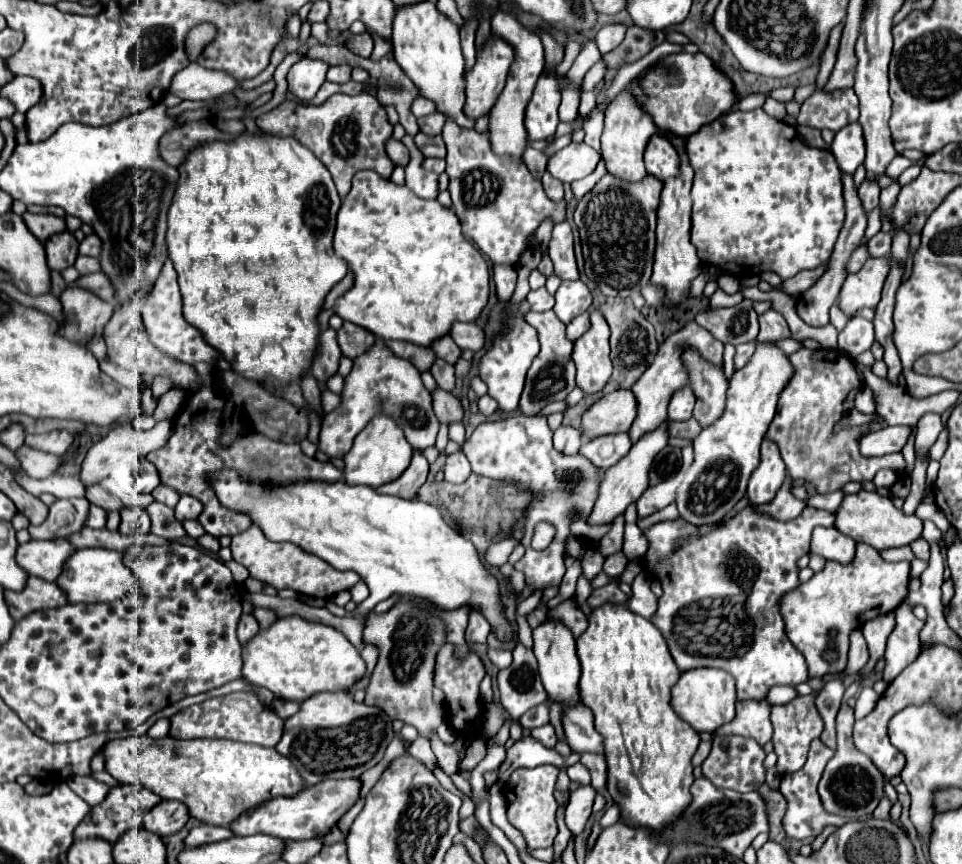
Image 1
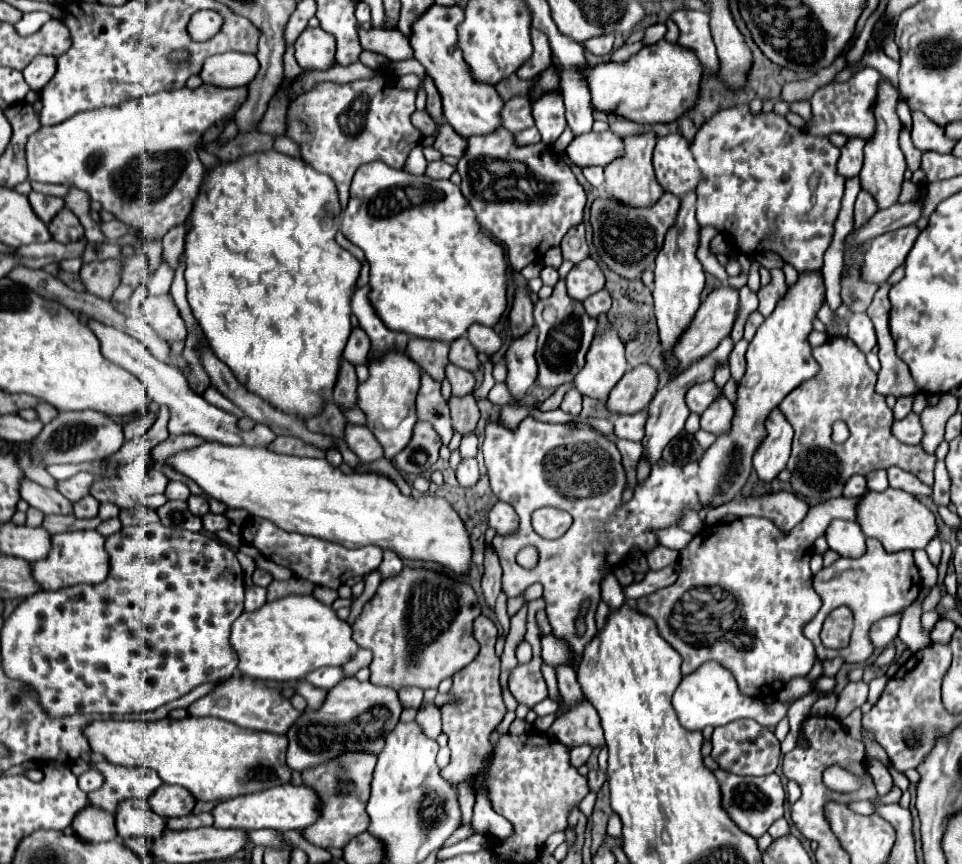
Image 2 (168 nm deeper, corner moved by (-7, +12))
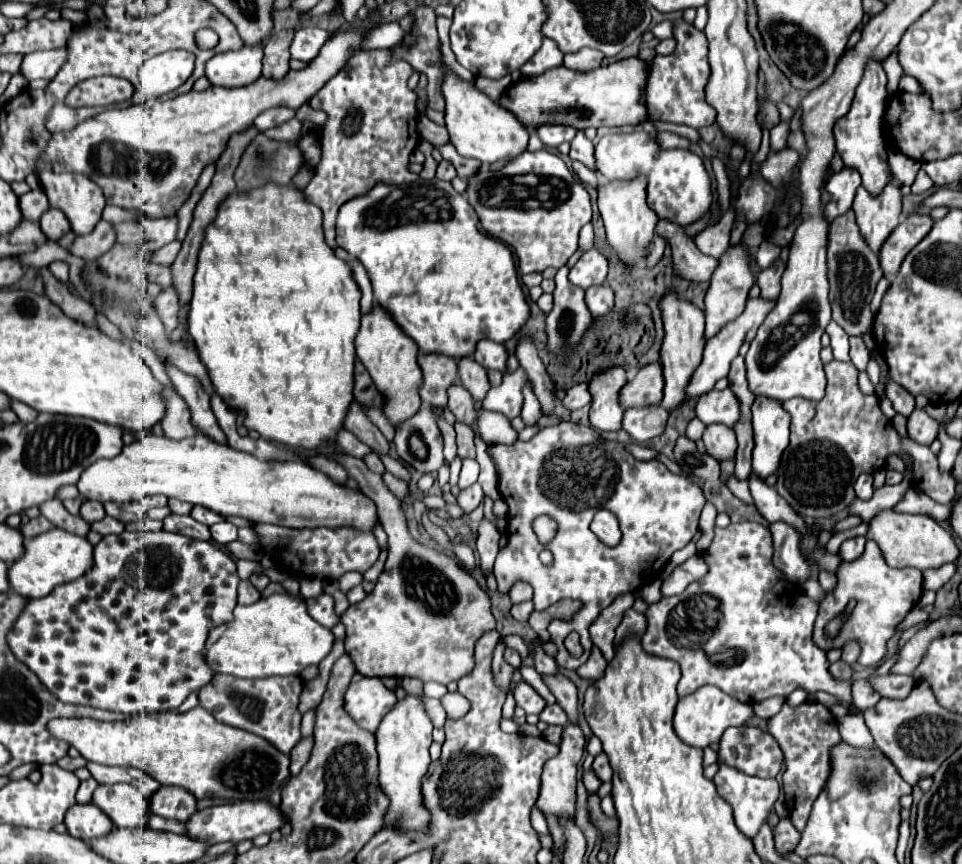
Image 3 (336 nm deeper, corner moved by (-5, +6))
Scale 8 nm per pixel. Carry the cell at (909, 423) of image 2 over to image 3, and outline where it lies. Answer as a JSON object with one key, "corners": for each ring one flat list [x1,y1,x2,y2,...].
{"corners":[[914,410,908,418,908,436,914,438,914,442,930,446,932,440,938,436,938,422,930,418,924,410]]}

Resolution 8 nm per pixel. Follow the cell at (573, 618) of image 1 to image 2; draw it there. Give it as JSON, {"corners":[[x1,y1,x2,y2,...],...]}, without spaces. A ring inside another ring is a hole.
{"corners":[[532,416,524,418,522,424,518,426,518,430,506,430,504,426,500,426,498,420,488,422,485,428,485,439,482,444,482,454,486,468,488,468,488,476,490,476,490,488,492,492,514,506,520,524,518,524,518,532,512,534,496,534,492,544,500,556,500,564,504,570,502,576,502,590,506,592,508,598,522,594,530,584,540,582,544,586,544,602,546,602,546,614,552,626,552,634,558,640,564,640,570,650,574,654,582,654,586,644,592,642,592,638,596,636,596,622,594,622,594,614,596,608,600,604,600,582,604,580,606,574,610,574,616,566,626,564,632,548,638,548,642,554,654,550,658,546,658,538,656,538,656,530,664,530,670,526,678,526,678,520,682,518,684,510,694,510,700,512,702,504,698,497,699,488,699,465,697,462,689,462,684,466,670,464,662,458,652,466,650,476,644,482,638,482,634,486,634,496,632,500,628,500,626,504,618,502,614,504,614,462,620,462,620,452,616,448,614,442,610,442,602,432,598,432,594,426,590,424,582,424,582,422,574,422,574,424,548,424,548,422,540,422],[542,506,558,506,562,510,568,510,568,514,574,518,570,530,558,538,558,540,540,540,540,536,532,530,530,526,530,516,536,508],[524,546,536,546,540,552,540,560,538,566,532,570,520,568,516,564,516,554,518,550,522,550],[584,600,590,600,590,610,586,614,586,634,582,638,576,636,576,628,574,622,580,614,580,604]]}

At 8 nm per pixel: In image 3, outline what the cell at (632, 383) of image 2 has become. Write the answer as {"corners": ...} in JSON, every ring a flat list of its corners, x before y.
{"corners":[[652,362,642,366,638,374,630,382,626,382,618,402,622,402,624,410,650,406,662,400,662,388,664,388,662,366,660,362]]}

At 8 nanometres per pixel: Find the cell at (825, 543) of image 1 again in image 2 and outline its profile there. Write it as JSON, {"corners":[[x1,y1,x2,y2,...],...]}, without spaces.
{"corners":[[834,520,826,532,828,546,838,552,844,558,858,558,864,554,864,534,858,522,846,522,846,520]]}

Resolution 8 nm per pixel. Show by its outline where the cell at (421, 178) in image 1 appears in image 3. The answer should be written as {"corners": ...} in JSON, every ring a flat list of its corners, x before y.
{"corners":[[442,160,442,162,438,164,438,172,436,172,436,178,438,178,438,180,446,180,446,182,450,182,452,178,456,178,456,170,454,170,454,166,452,166,450,162]]}

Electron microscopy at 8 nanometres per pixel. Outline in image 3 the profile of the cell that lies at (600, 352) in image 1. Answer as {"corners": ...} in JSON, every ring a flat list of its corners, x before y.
{"corners":[[610,366,594,372,588,382,592,394,590,424,598,430,620,430,624,410,618,404,618,390,626,384,626,370,622,366]]}

